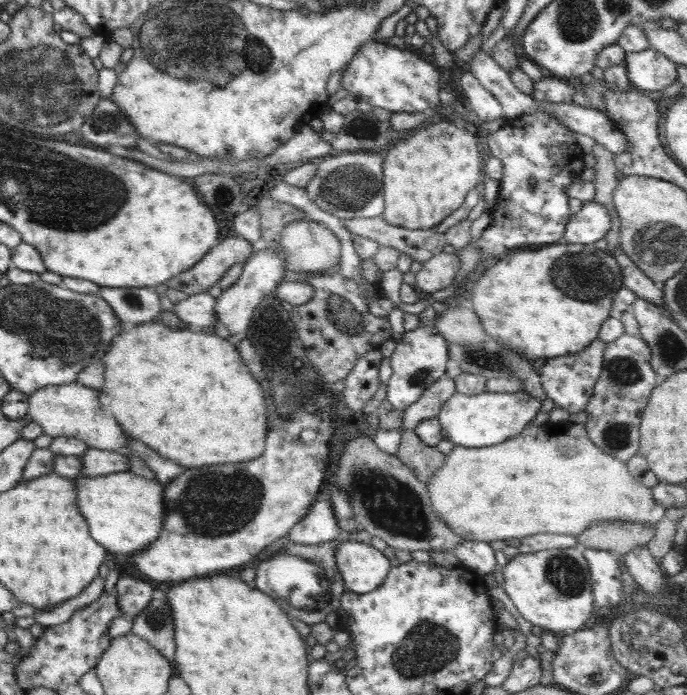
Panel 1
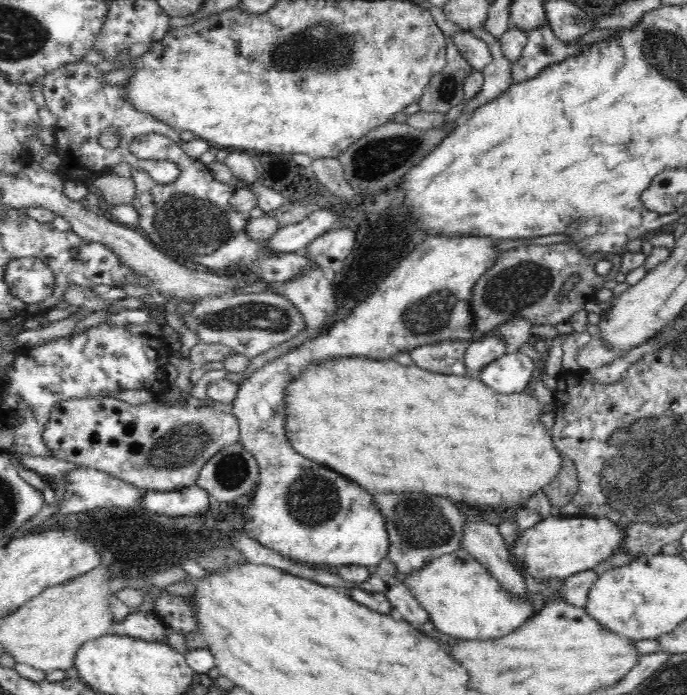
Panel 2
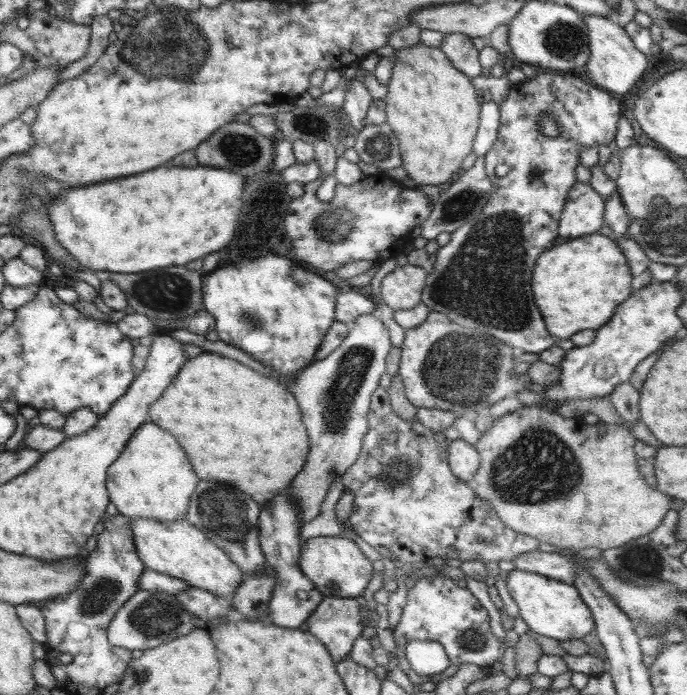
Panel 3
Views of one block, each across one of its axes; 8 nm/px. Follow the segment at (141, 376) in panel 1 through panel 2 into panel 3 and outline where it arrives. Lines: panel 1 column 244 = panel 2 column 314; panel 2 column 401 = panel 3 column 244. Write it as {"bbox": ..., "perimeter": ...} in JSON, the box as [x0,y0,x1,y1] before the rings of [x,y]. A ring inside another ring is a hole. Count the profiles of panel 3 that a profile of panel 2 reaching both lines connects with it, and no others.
{"bbox":[148,352,310,504],"perimeter":[[[204,352],[188,359],[162,396],[150,405],[148,417],[156,426],[174,434],[200,480],[214,478],[228,482],[260,504],[269,502],[276,492],[282,492],[290,484],[304,468],[310,450],[309,436],[294,396],[280,382],[216,353]]]}

